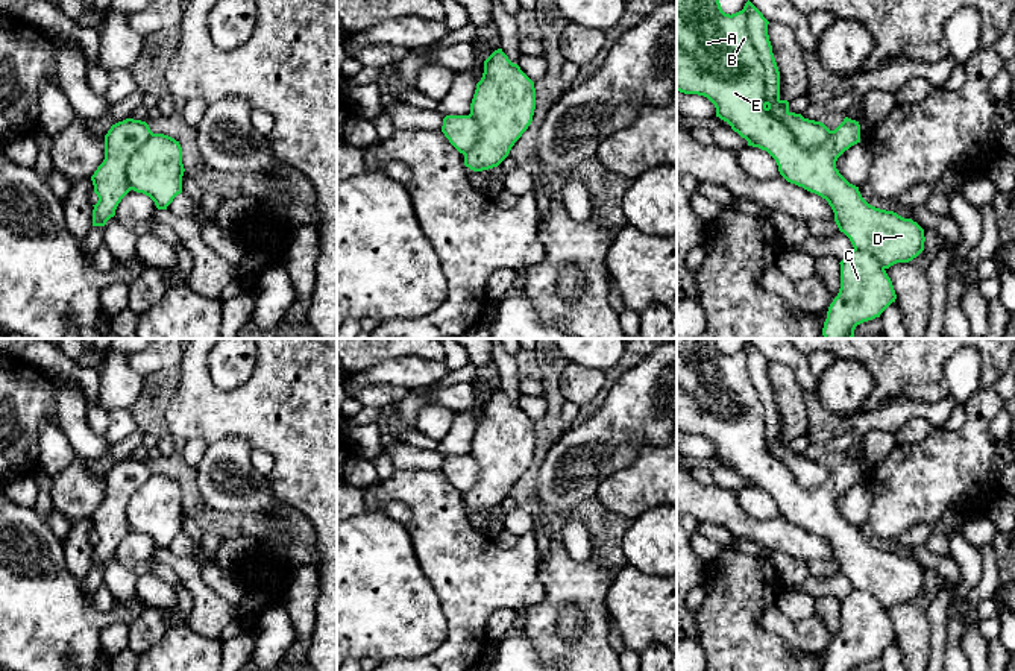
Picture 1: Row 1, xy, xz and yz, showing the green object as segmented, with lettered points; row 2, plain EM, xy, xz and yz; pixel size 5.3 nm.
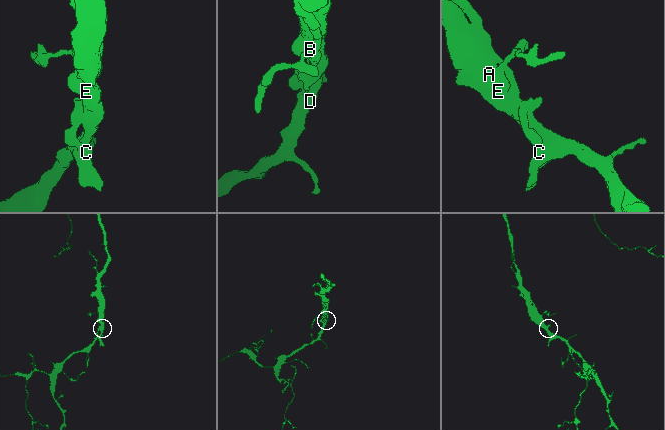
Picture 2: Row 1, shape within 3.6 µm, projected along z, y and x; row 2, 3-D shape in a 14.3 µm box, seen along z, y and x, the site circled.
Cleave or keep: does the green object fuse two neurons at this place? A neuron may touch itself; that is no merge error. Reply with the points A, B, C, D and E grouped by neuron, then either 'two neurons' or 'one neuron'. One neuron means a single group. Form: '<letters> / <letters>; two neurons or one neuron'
A B D E / C; two neurons

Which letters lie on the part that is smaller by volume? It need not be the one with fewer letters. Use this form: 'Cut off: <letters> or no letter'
Cut off: C

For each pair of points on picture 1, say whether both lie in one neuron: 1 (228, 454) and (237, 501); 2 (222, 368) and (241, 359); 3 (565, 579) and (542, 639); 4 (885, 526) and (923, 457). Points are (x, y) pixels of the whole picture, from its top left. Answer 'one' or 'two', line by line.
1: one
2: one
3: one
4: one

